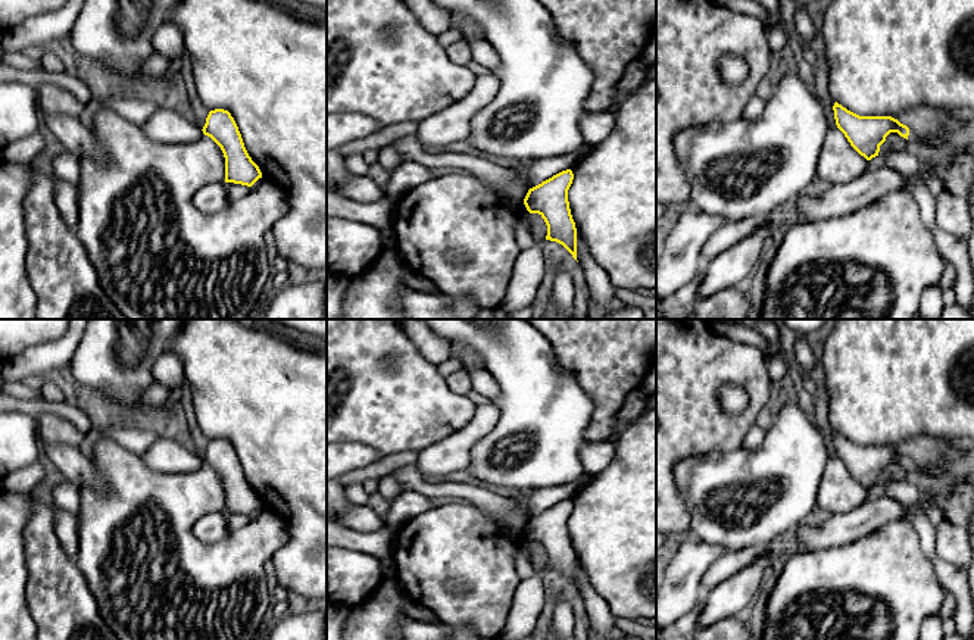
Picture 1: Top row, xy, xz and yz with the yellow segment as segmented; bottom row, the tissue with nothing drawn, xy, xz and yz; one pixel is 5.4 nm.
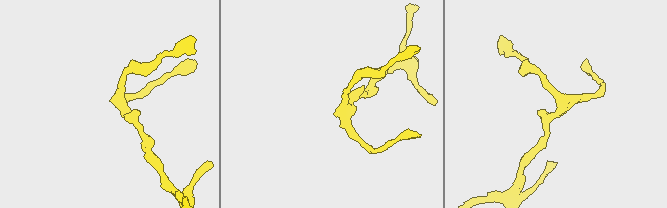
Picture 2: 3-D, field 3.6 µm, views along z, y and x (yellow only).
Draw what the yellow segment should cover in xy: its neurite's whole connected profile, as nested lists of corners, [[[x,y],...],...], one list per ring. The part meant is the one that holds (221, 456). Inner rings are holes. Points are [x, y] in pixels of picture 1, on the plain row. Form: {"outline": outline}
{"outline": [[[210,440],[202,461],[210,466],[224,483],[225,512],[252,516],[262,508],[262,502],[249,486],[238,456],[228,440]]]}

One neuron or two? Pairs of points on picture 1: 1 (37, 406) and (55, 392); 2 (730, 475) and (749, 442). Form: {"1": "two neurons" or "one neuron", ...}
{"1": "two neurons", "2": "two neurons"}

